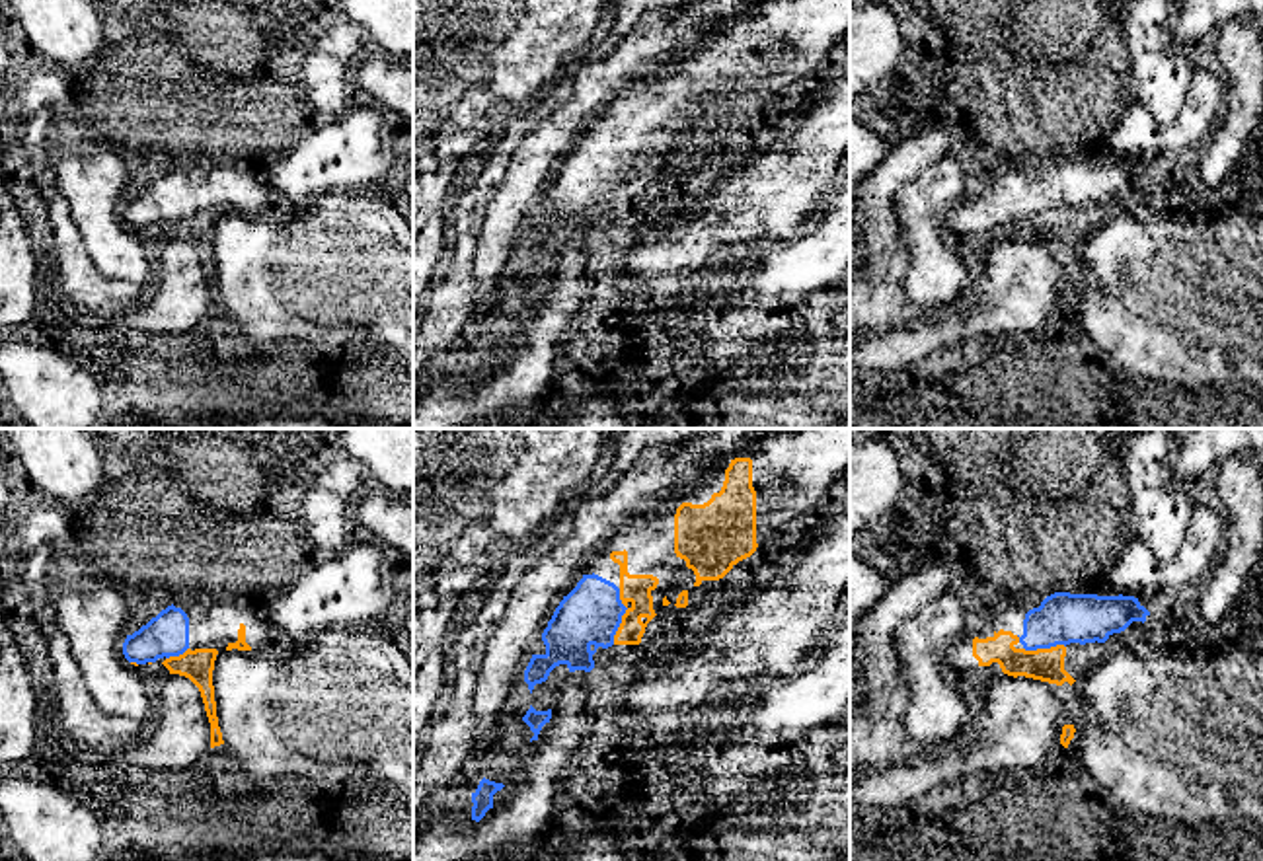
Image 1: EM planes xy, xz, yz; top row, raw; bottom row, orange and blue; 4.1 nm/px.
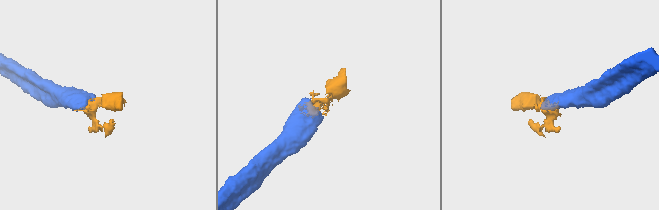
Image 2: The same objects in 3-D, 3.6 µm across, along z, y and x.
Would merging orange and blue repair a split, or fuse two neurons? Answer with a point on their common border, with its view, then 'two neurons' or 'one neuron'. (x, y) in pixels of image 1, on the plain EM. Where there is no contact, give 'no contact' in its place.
xz (622, 180) | one neuron

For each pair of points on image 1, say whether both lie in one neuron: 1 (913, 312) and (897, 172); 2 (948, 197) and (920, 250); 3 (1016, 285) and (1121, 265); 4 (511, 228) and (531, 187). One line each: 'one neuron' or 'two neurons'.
1: one neuron
2: one neuron
3: two neurons
4: one neuron

